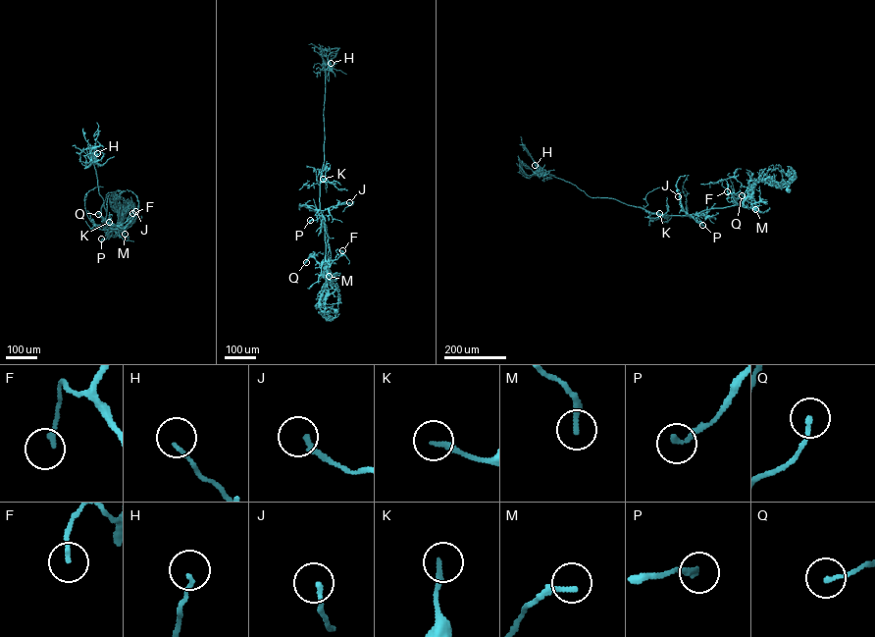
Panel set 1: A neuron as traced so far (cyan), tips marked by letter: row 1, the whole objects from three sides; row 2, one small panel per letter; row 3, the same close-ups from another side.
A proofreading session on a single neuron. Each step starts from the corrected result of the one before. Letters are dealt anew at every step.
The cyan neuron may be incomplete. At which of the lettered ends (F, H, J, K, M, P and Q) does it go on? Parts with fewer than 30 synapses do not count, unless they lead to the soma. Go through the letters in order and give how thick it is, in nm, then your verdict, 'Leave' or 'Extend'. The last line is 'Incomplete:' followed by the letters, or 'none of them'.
F: Thickness 170 nm. Leave
H: Thickness 140 nm. Leave
J: Thickness 180 nm. Leave
K: Thickness 200 nm. Leave
M: Thickness 220 nm. Leave
P: Thickness 220 nm. Leave
Q: Thickness 150 nm. Leave
Incomplete: none of them

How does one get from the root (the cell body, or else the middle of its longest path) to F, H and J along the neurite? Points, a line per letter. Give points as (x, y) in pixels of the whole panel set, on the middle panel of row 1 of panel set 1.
F: (335, 310), (334, 312), (323, 303), (329, 278), (325, 257), (327, 261), (336, 259), (344, 254), (342, 250)
H: (335, 310), (334, 312), (323, 303), (329, 277), (319, 200), (324, 160), (325, 71), (327, 63), (331, 63)
J: (335, 310), (334, 312), (323, 303), (329, 277), (321, 210), (349, 202)

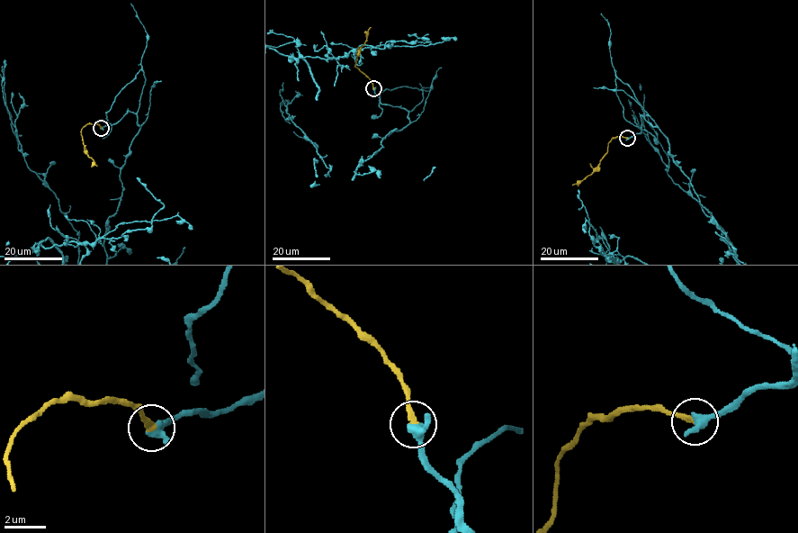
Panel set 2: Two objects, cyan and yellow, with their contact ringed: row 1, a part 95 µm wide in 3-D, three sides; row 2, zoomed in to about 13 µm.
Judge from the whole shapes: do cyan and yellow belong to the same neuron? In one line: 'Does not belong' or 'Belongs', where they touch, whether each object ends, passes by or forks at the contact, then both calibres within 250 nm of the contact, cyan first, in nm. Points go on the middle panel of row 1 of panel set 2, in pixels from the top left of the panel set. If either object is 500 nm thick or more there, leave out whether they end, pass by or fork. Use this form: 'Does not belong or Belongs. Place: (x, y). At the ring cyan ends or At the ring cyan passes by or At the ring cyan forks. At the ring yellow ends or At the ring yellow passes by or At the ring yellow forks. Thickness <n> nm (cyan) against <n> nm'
Belongs. Place: (373, 88). At the ring cyan passes by. At the ring yellow ends. Thickness 360 nm (cyan) against 240 nm

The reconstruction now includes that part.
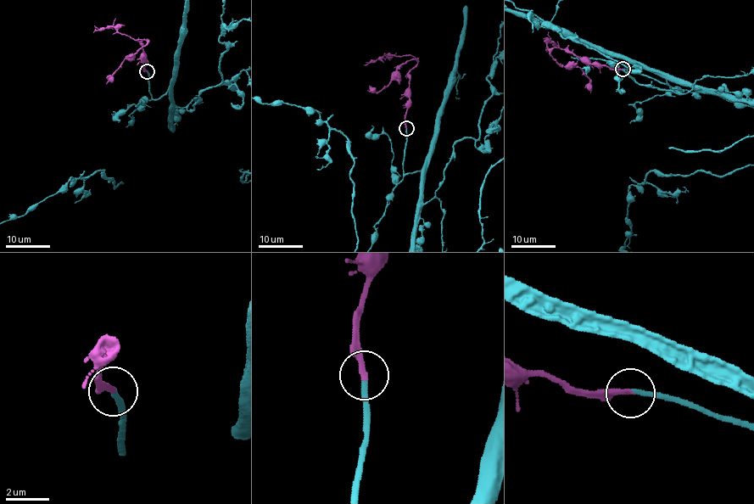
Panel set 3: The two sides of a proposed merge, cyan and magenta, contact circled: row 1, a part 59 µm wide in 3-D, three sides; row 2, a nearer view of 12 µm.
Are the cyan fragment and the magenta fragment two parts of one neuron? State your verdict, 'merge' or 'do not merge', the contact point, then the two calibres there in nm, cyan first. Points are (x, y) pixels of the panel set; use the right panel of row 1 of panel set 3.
merge; place (622, 69); calibres 240 and 240 nm

